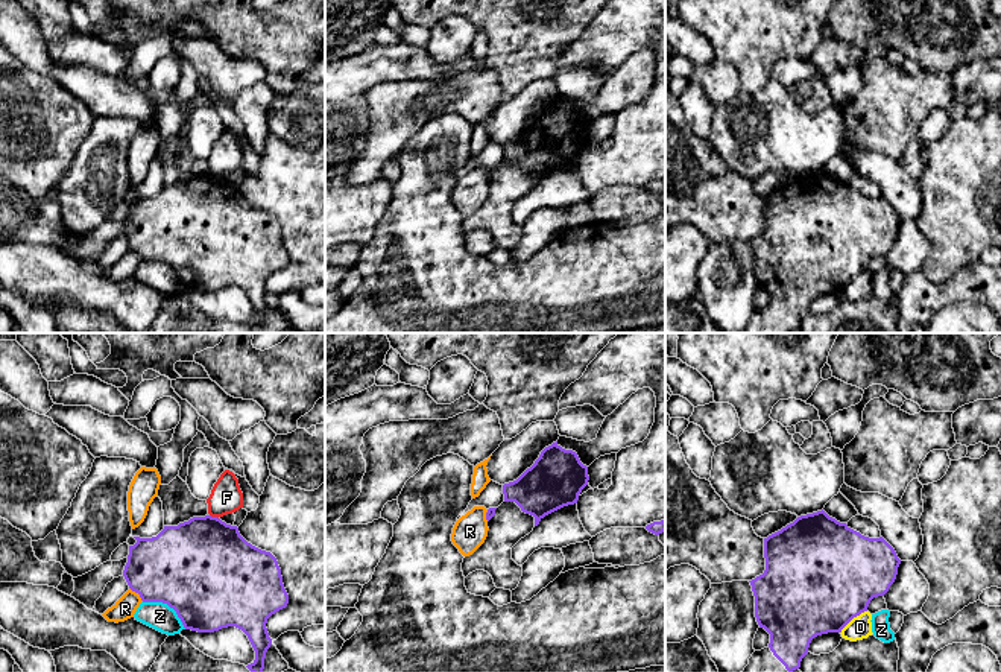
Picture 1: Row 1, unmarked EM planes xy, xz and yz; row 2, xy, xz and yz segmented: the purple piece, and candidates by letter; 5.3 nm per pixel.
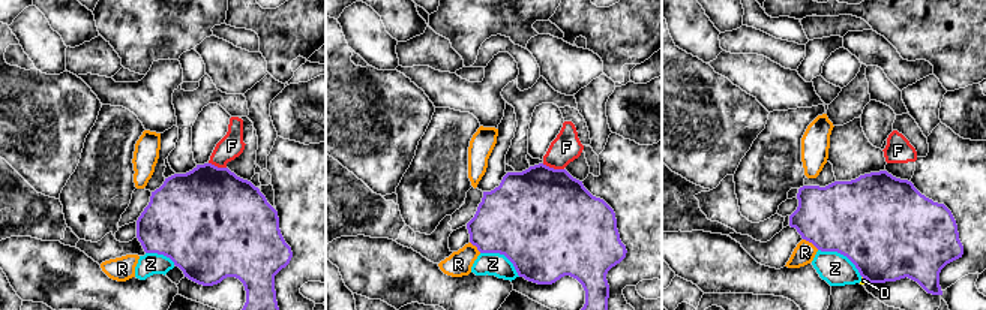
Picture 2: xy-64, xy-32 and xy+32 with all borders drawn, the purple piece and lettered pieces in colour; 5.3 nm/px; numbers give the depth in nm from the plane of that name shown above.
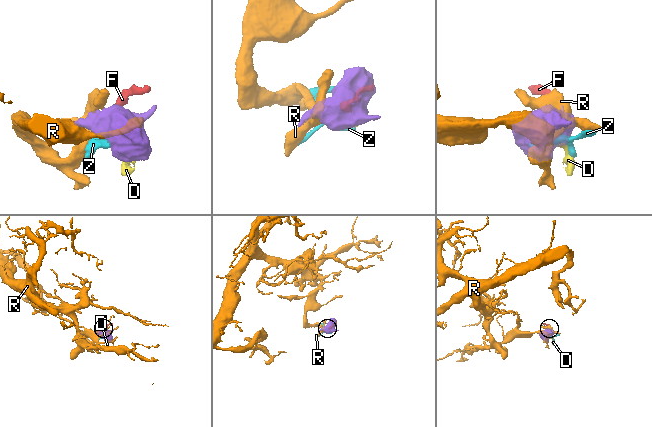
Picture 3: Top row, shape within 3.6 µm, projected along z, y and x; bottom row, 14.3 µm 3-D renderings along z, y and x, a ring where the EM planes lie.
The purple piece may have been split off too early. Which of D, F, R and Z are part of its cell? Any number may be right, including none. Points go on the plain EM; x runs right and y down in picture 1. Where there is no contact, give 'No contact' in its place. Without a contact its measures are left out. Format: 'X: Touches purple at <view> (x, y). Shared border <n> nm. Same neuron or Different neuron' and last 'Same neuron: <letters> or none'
D: Touches purple at yz (852, 277). Shared border 190 nm. Different neuron
F: Touches purple at xy (214, 177). Shared border 50 nm. Different neuron
R: Touches purple at xy (137, 251). Shared border 110 nm. Different neuron
Z: Touches purple at xy (167, 263). Shared border 280 nm. Different neuron
Same neuron: none

